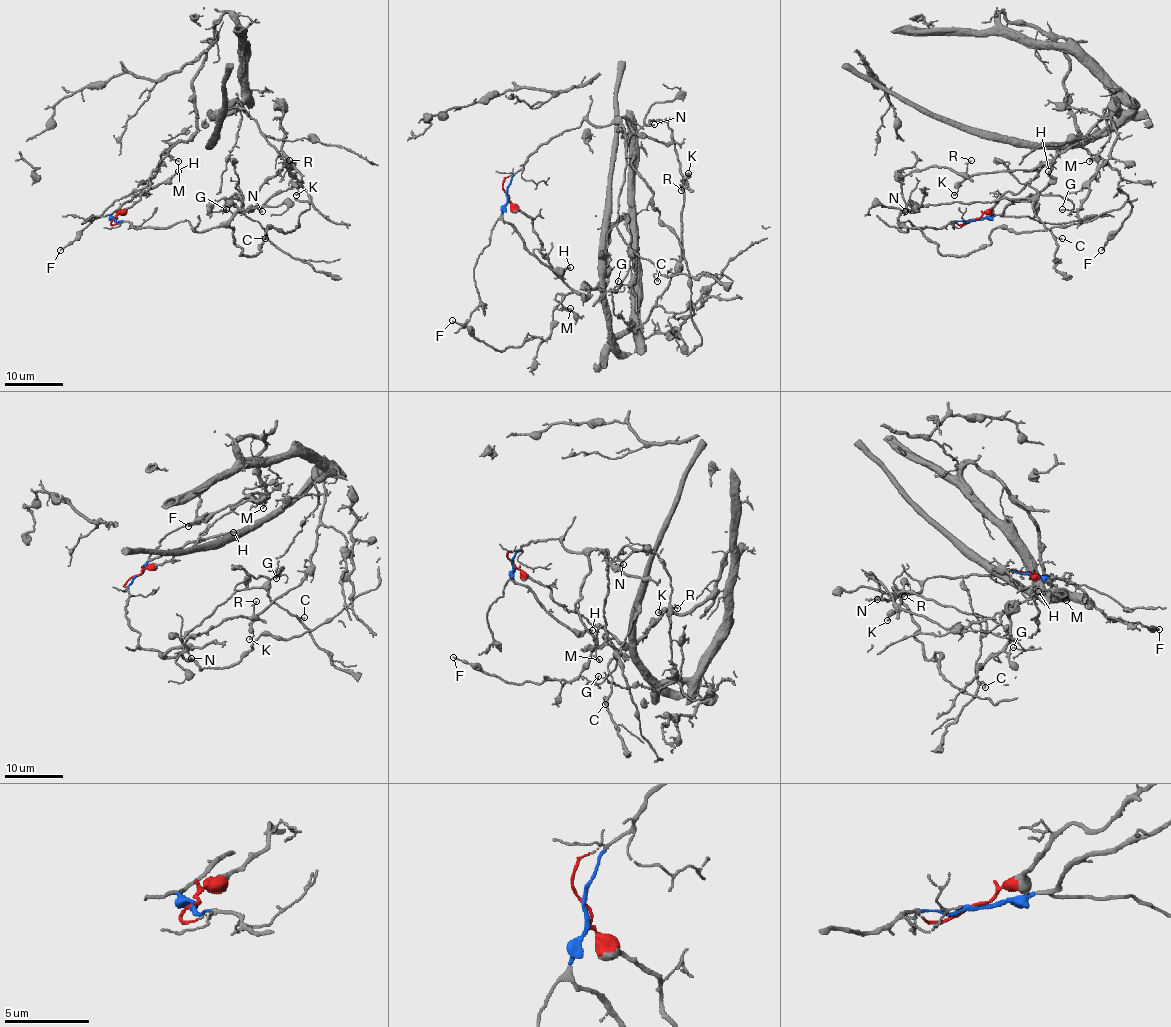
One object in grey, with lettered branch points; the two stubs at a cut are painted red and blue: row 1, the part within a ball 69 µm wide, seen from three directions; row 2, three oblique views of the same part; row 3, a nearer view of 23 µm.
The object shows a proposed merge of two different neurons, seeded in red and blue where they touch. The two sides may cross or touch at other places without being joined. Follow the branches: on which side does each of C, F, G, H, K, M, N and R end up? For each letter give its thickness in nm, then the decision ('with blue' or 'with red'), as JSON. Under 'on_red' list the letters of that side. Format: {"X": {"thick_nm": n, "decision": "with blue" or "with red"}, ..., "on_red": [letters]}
{"C": {"thick_nm": 110, "decision": "with blue"}, "F": {"thick_nm": 130, "decision": "with red"}, "G": {"thick_nm": 100, "decision": "with blue"}, "H": {"thick_nm": 200, "decision": "with blue"}, "K": {"thick_nm": 130, "decision": "with red"}, "M": {"thick_nm": 110, "decision": "with red"}, "N": {"thick_nm": 130, "decision": "with red"}, "R": {"thick_nm": 130, "decision": "with red"}, "on_red": ["F", "K", "M", "N", "R"]}

